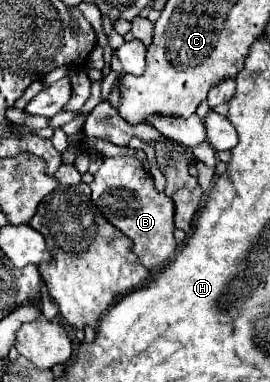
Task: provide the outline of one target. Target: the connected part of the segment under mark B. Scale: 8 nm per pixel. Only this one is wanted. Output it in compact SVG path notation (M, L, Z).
M106 157L100 169L94 173L90 189L92 203L108 219L108 223L112 223L118 231L132 239L132 253L136 255L140 265L156 273L156 269L164 267L172 259L172 255L176 253L172 201L164 193L156 193L152 177L144 173L138 159Z

